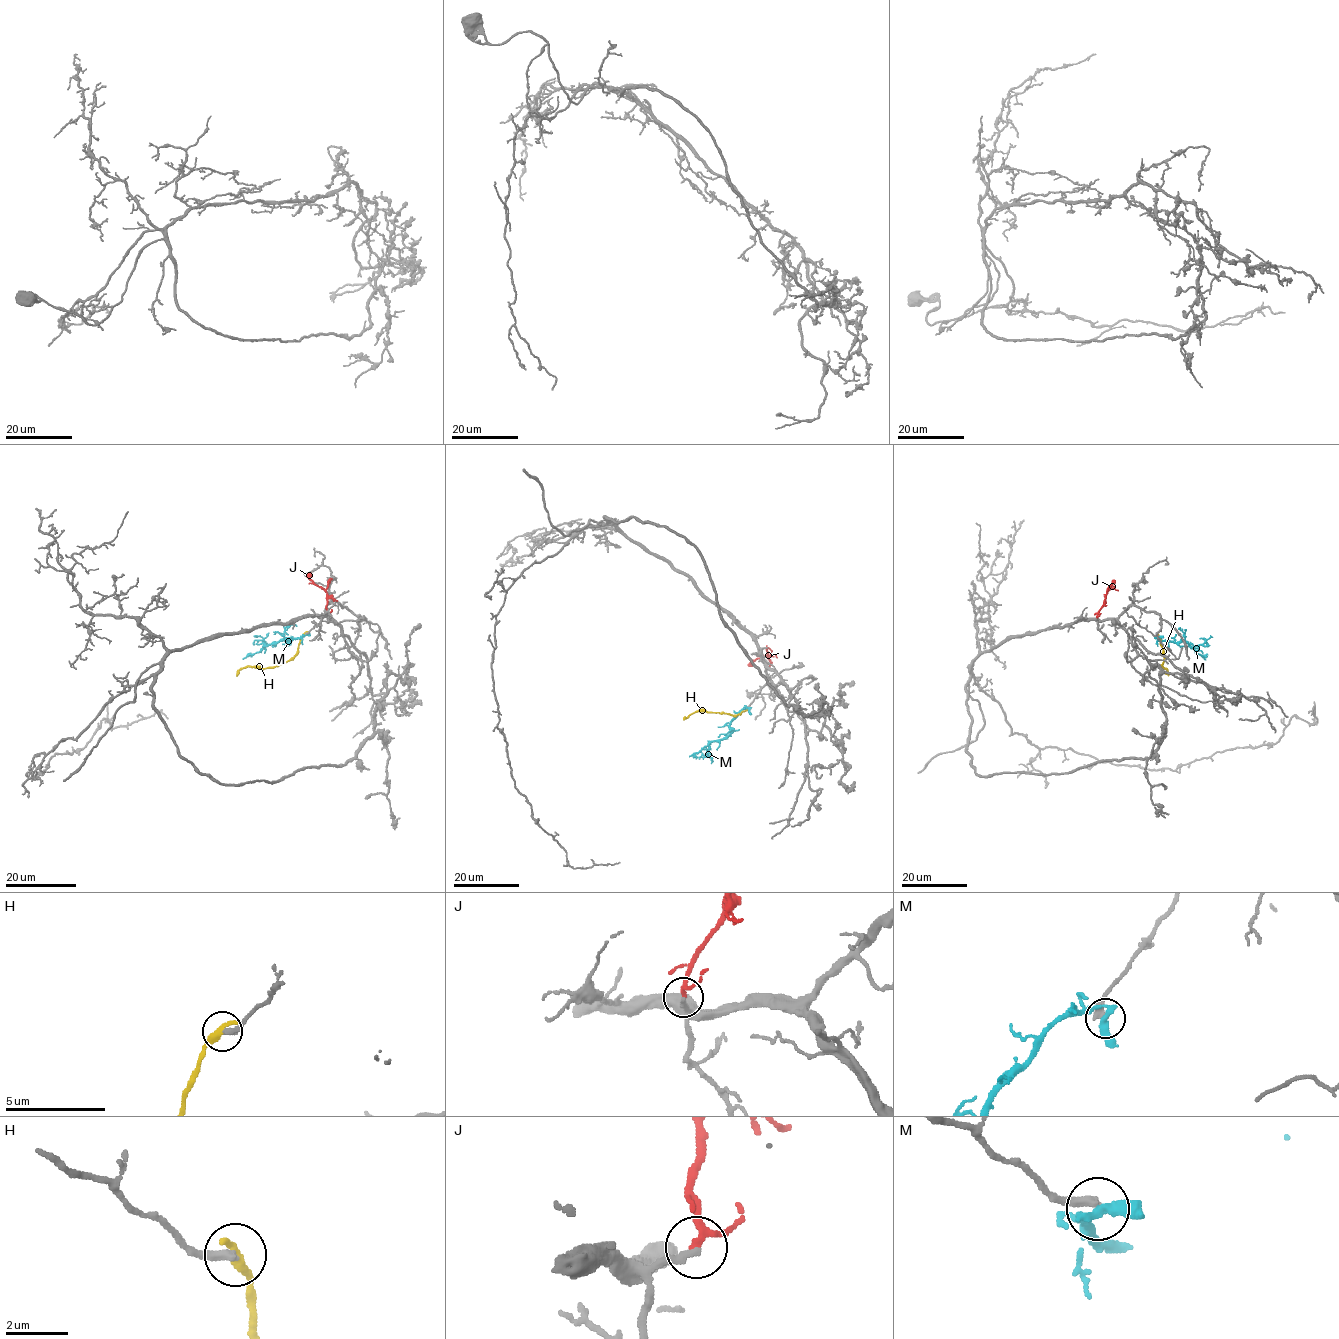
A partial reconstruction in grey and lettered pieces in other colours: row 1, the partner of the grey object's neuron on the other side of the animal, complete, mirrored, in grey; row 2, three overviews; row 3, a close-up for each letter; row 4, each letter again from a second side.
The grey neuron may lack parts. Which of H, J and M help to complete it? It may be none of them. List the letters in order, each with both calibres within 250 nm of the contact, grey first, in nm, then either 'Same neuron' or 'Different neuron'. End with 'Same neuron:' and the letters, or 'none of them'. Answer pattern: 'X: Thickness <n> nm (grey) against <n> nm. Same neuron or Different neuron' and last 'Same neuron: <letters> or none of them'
H: Thickness 320 nm (grey) against 400 nm. Different neuron
J: Thickness 240 nm (grey) against 180 nm. Same neuron
M: Thickness 340 nm (grey) against 320 nm. Different neuron
Same neuron: J

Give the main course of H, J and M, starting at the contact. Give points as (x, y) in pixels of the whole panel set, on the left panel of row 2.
H: (305, 633), (297, 653), (283, 663), (261, 668), (248, 666), (236, 676)
J: (327, 614), (327, 593), (307, 573)
M: (307, 634), (265, 645), (242, 659)

